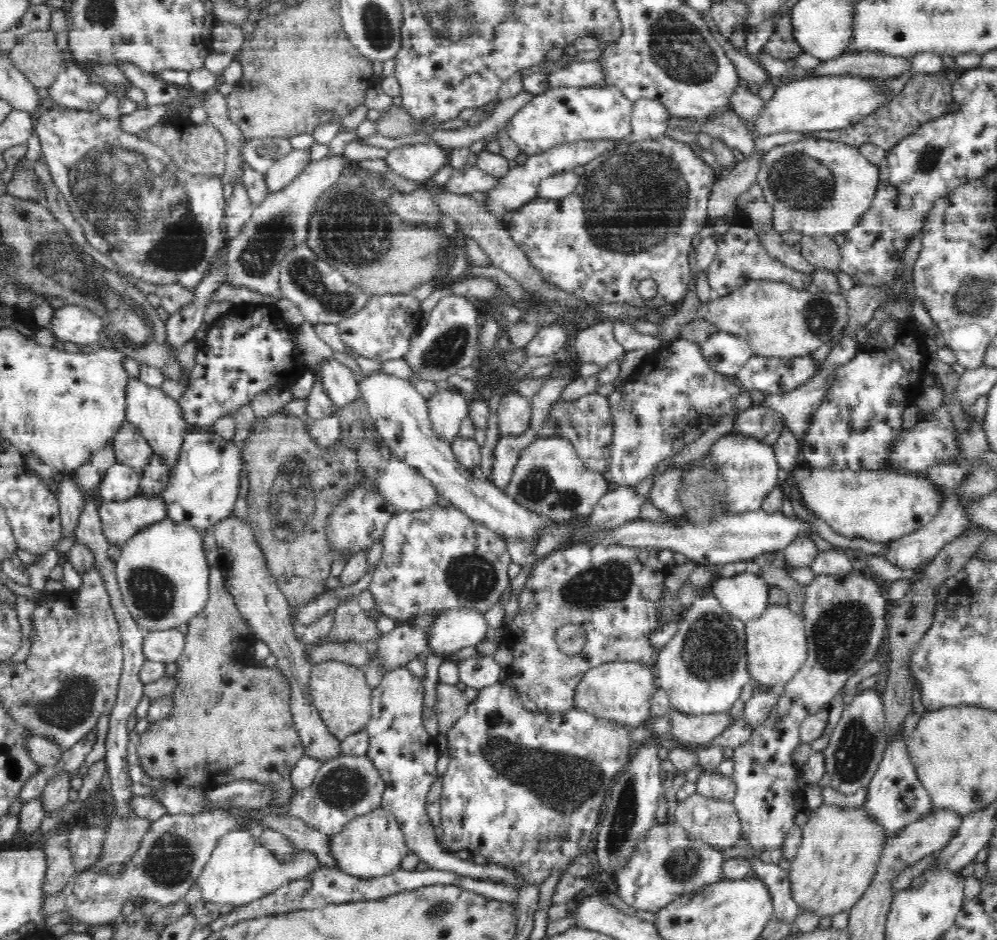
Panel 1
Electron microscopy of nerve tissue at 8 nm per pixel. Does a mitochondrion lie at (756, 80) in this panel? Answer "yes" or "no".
no

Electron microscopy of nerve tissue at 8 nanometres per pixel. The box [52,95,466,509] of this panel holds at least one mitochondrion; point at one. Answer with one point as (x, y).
(130, 199)

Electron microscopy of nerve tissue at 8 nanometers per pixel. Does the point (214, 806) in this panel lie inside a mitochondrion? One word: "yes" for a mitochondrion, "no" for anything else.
no

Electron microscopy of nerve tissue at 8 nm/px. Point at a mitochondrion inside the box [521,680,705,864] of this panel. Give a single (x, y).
(623, 818)

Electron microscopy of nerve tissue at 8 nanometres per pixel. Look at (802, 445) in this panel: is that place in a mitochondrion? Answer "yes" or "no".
no

